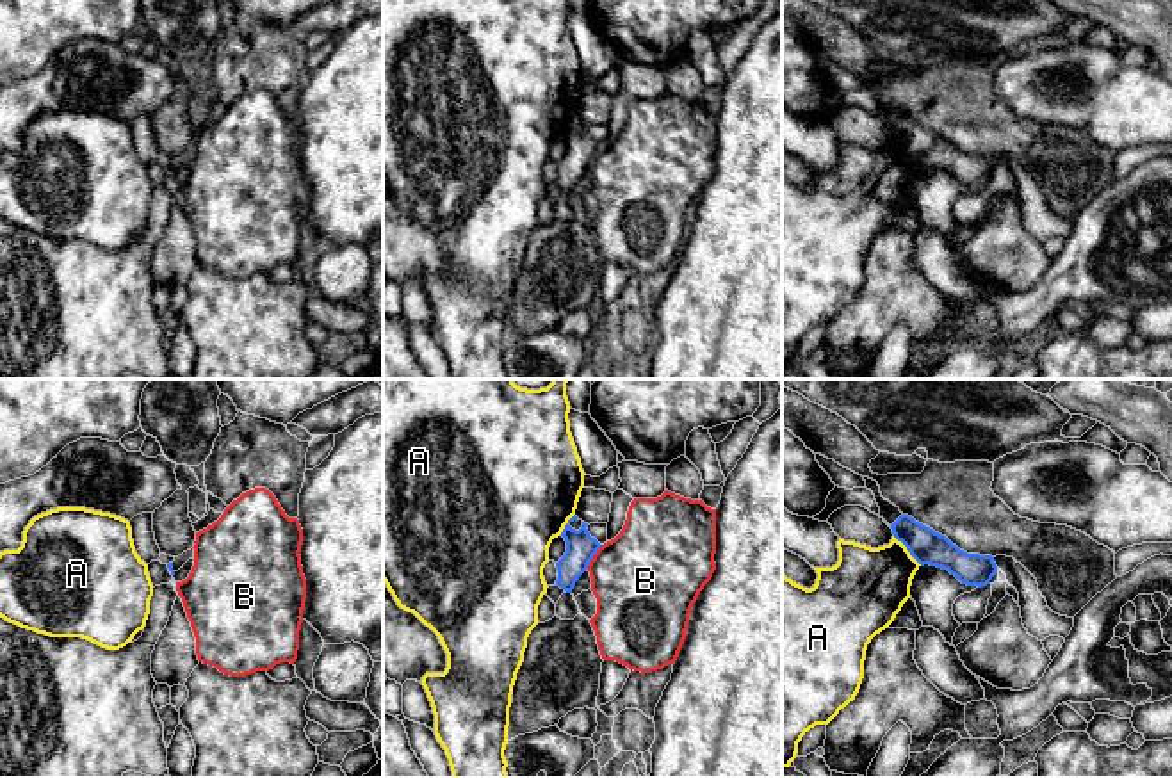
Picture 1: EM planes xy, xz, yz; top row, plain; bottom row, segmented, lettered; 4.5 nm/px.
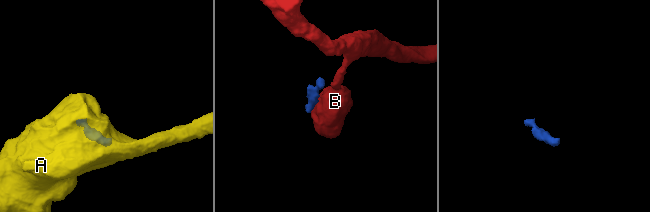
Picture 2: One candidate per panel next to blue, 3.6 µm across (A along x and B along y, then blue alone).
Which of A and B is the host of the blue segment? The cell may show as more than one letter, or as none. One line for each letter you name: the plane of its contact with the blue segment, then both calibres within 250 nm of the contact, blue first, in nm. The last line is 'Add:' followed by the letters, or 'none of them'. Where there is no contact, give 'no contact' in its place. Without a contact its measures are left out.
Add: none of them

